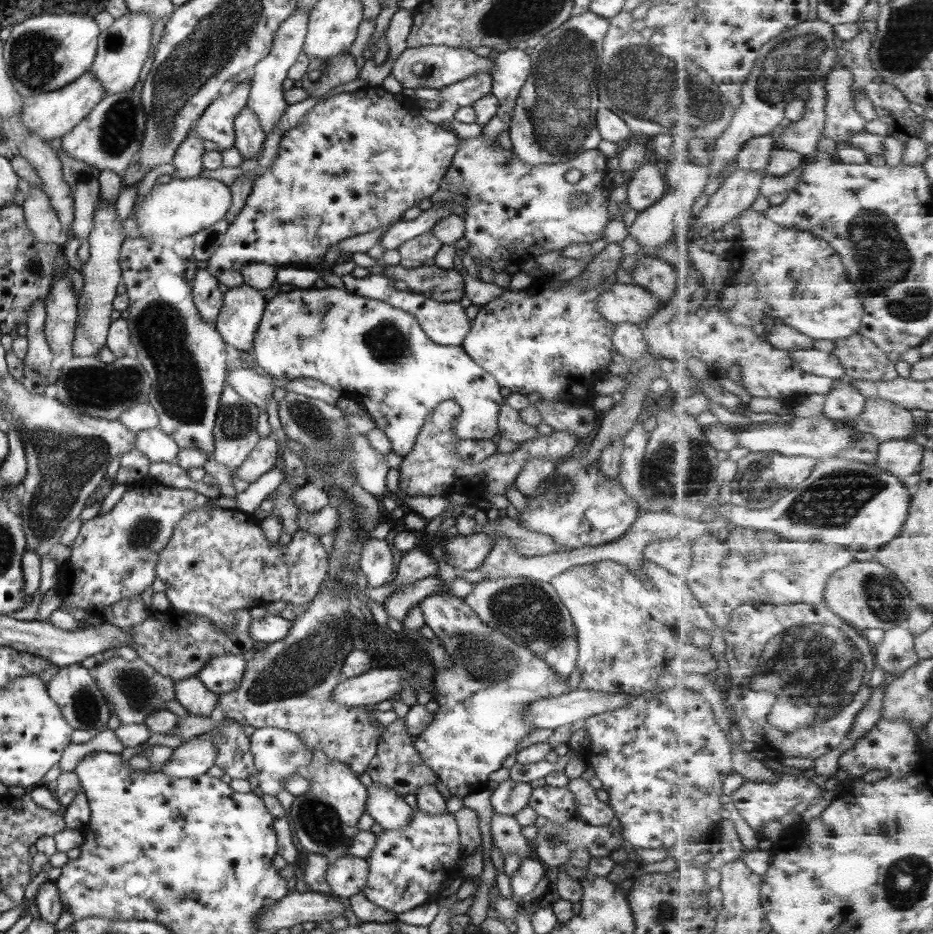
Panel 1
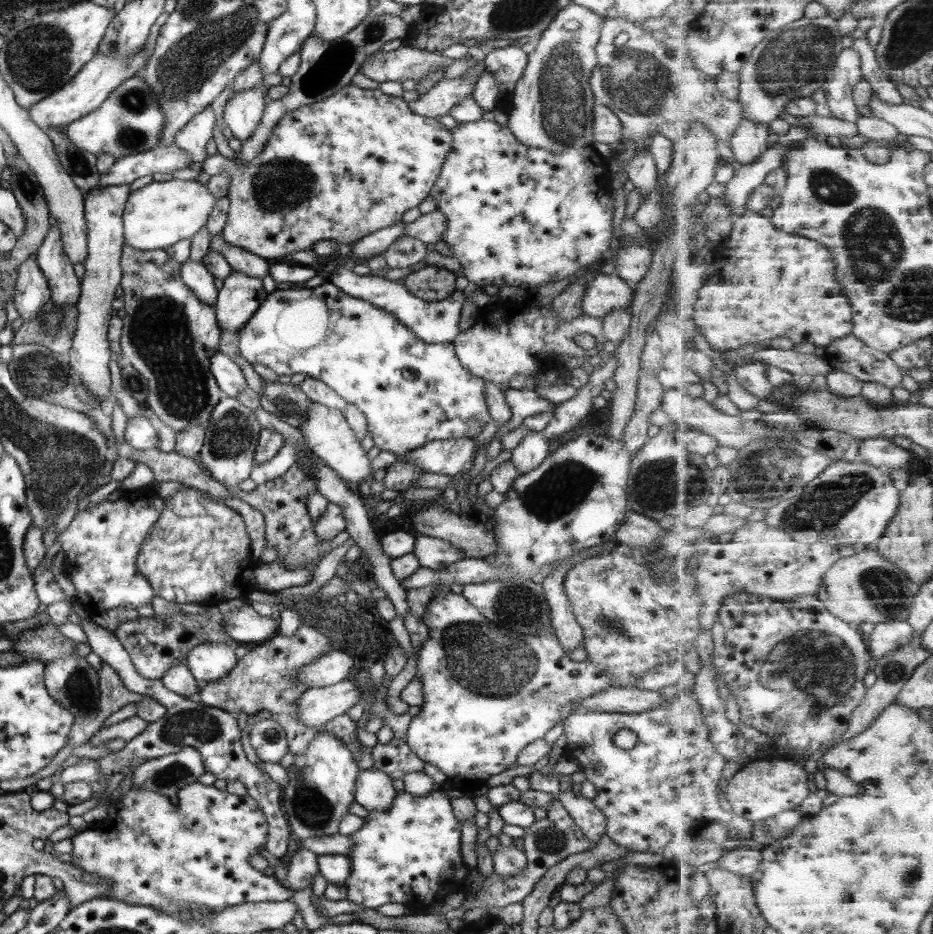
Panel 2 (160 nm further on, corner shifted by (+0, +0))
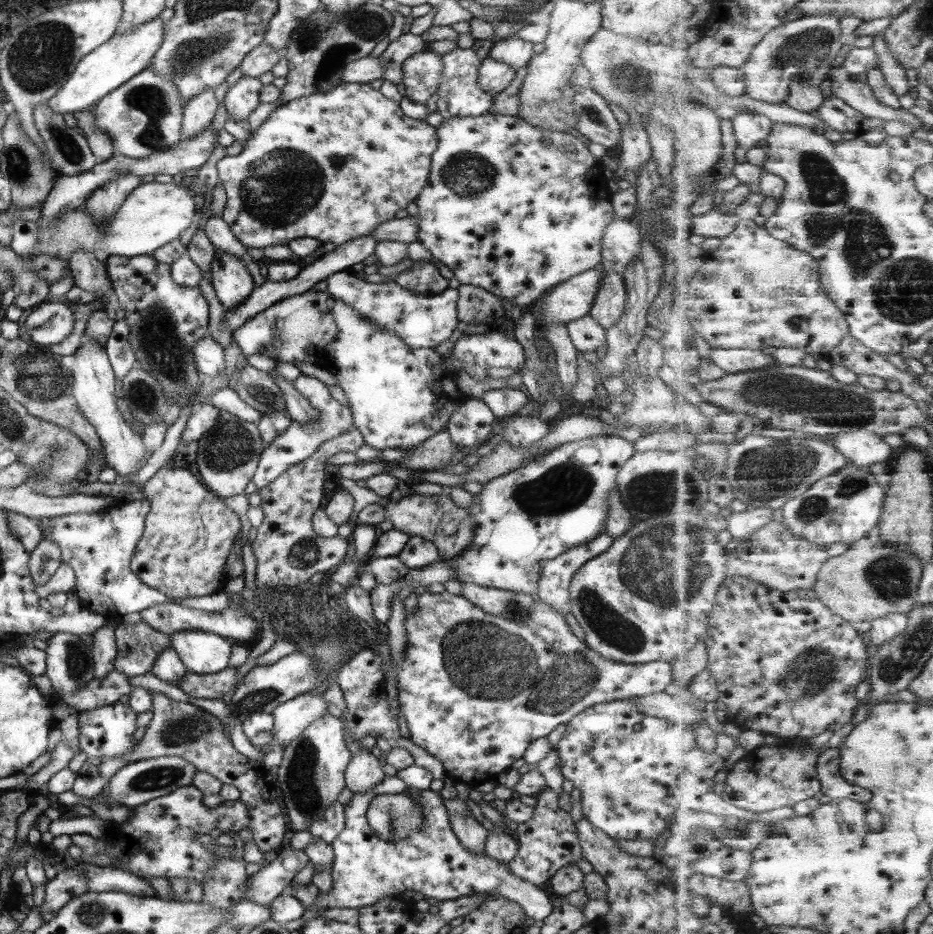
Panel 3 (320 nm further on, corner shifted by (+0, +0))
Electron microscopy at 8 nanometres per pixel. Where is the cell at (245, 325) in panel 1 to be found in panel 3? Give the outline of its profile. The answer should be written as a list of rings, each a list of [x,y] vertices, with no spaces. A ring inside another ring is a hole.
[[[213,250],[211,258],[211,286],[219,302],[228,311],[243,302],[254,286],[248,270],[231,254]]]

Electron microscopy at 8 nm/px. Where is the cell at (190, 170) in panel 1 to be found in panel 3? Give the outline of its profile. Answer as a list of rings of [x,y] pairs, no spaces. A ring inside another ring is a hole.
[[[205,89],[192,96],[183,107],[181,124],[181,141],[189,140],[205,128],[209,128],[213,115],[217,110],[217,101],[213,97],[213,89]]]

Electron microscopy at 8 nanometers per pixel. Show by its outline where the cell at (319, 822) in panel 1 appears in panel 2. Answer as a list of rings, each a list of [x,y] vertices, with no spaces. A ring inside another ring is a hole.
[[[319,732],[301,754],[292,757],[281,788],[282,811],[287,816],[290,832],[300,840],[336,833],[339,819],[348,813],[348,806],[353,801],[359,772],[350,750],[333,734]]]

